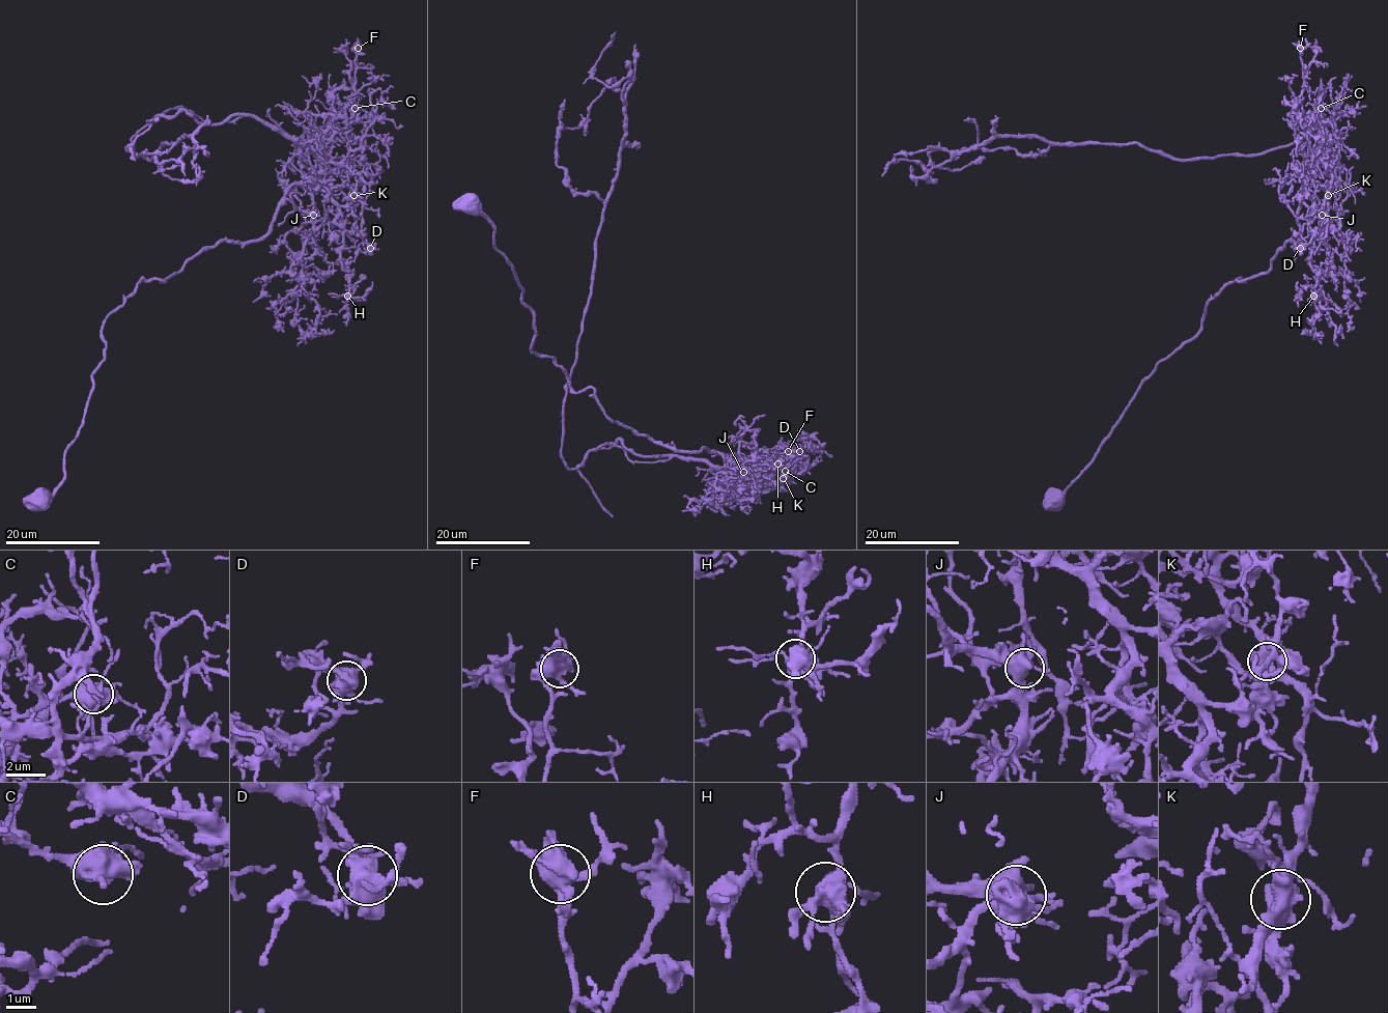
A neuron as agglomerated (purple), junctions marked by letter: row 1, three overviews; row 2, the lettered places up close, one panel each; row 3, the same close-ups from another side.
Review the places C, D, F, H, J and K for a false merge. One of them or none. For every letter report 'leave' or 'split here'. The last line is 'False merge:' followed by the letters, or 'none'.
C: leave
D: leave
F: leave
H: leave
J: leave
K: split here
False merge: K

